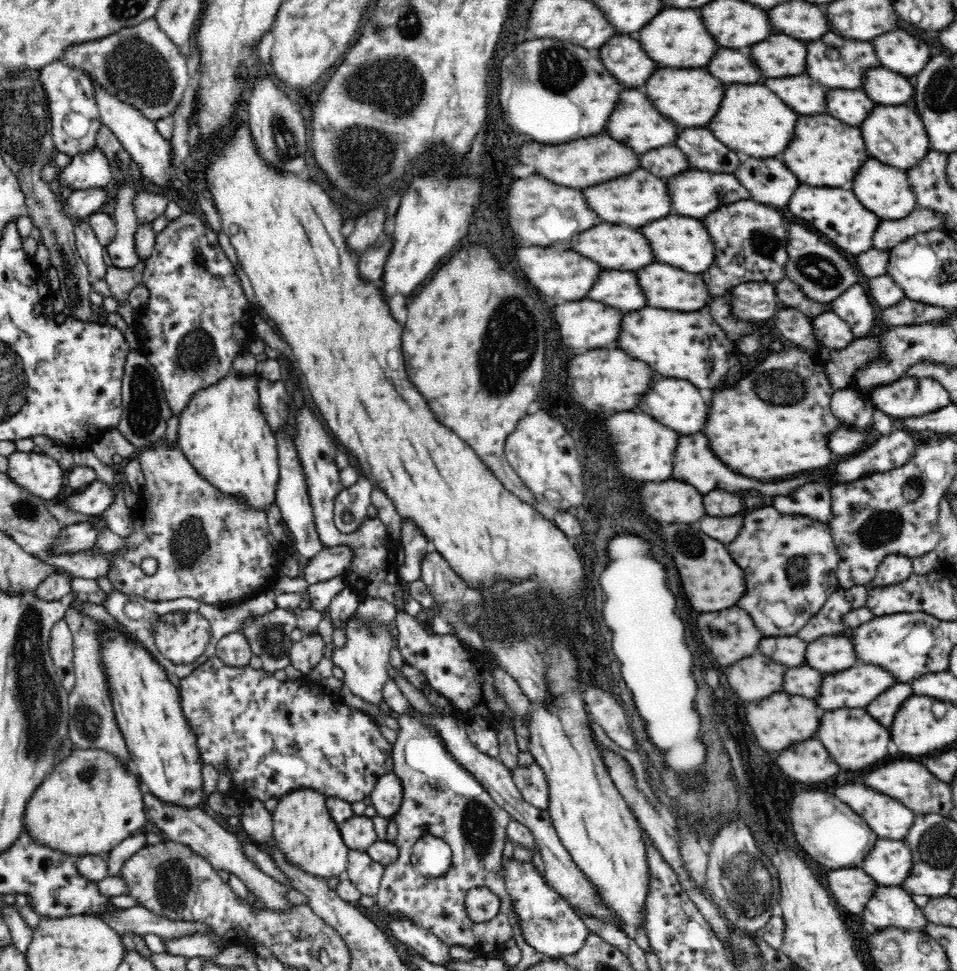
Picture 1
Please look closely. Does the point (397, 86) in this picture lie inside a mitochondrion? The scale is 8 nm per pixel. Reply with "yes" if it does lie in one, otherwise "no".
yes

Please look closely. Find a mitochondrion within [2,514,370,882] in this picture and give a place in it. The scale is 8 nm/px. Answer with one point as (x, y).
(37, 699)

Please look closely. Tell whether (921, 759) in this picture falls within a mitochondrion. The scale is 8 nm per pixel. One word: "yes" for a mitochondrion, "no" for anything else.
no

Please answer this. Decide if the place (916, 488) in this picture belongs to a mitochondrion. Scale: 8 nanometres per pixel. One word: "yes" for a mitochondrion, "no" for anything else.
yes

